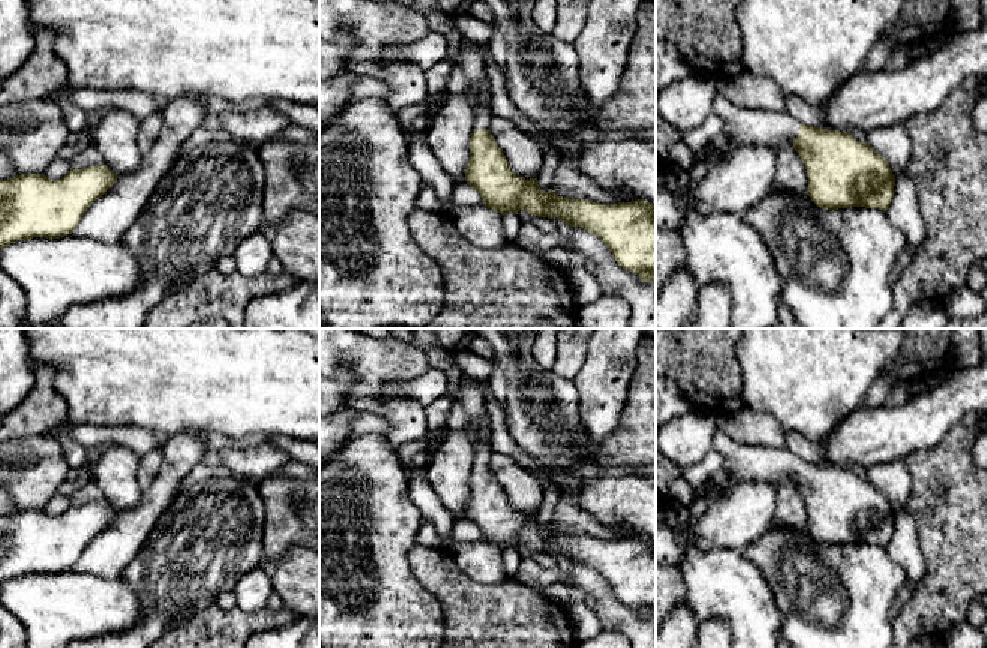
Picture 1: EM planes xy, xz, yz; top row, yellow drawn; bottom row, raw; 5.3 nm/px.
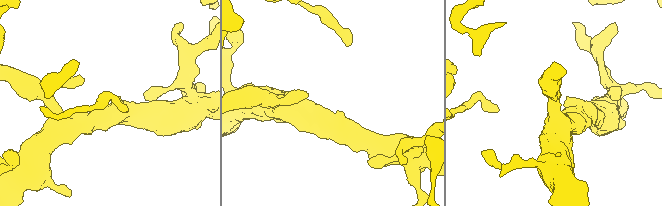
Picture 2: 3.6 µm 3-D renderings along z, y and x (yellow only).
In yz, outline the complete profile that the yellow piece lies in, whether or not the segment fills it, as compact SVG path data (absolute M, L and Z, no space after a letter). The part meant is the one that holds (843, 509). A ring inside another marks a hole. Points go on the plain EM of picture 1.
M720 428L712 450L722 454L723 470L741 483L794 483L807 506L807 531L818 543L890 544L896 512L888 496L850 470L801 460L786 447L740 444Z

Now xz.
M488 436L476 447L470 498L465 506L465 518L483 534L483 542L501 552L525 546L531 552L556 554L568 562L580 562L609 584L618 602L638 610L642 618L656 620L656 542L642 536L606 542L588 536L562 534L552 525L543 528L536 514L524 516L510 506L502 486L488 466L490 454L490 436Z

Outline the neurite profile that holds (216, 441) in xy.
M200 430L195 432L207 446L207 450L220 452L224 448L249 448L268 442L273 435L255 432L244 436L230 436L219 432Z

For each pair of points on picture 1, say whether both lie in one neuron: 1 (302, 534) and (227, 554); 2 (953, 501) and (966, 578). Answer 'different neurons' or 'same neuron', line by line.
1: different neurons
2: same neuron

